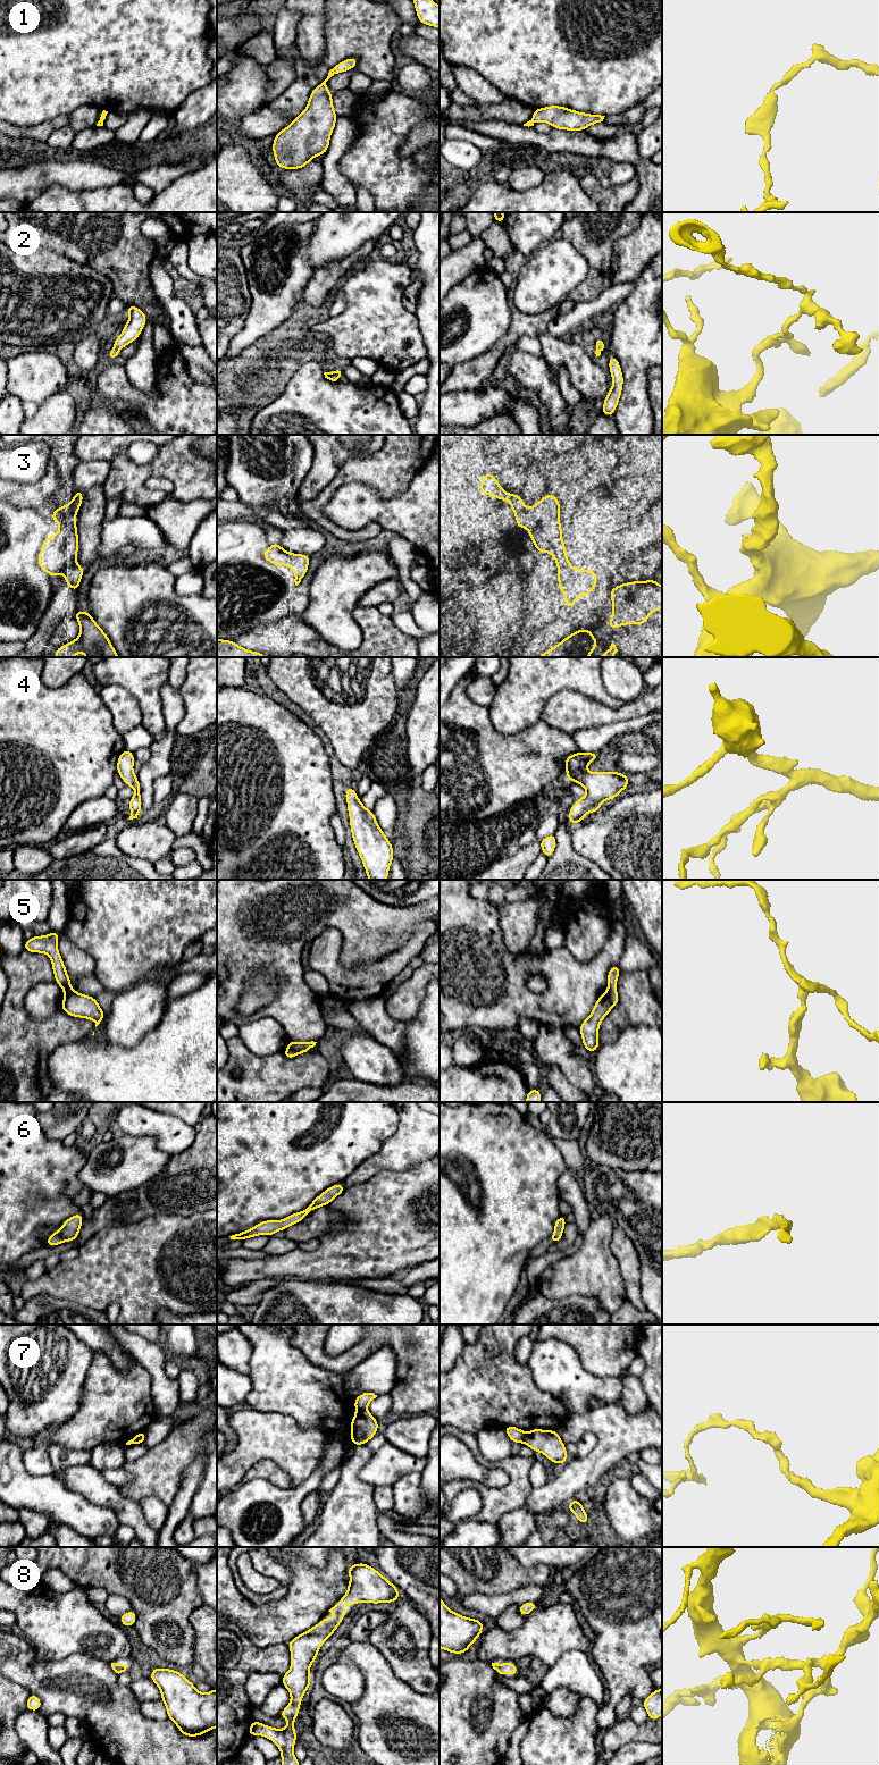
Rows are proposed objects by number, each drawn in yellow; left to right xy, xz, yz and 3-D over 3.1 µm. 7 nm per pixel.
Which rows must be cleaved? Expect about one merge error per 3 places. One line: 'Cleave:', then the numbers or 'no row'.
Cleave: 1, 2, 5, 7

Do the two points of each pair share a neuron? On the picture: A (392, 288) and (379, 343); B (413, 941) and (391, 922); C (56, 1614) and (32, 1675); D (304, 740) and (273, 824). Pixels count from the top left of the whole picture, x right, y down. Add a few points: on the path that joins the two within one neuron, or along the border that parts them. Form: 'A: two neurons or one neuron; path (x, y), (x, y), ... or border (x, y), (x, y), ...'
A: one neuron; path (379, 302), (379, 329)
B: two neurons; border (427, 918), (415, 925), (400, 947), (387, 952)
C: two neurons; border (25, 1638), (33, 1648), (36, 1661), (64, 1658)
D: one neuron; path (284, 761), (284, 798), (282, 804)

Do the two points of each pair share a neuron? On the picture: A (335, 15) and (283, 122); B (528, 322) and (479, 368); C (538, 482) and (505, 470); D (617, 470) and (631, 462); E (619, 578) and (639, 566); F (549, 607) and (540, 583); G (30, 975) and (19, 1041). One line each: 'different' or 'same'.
A: different
B: same
C: different
D: same
E: same
F: same
G: same

